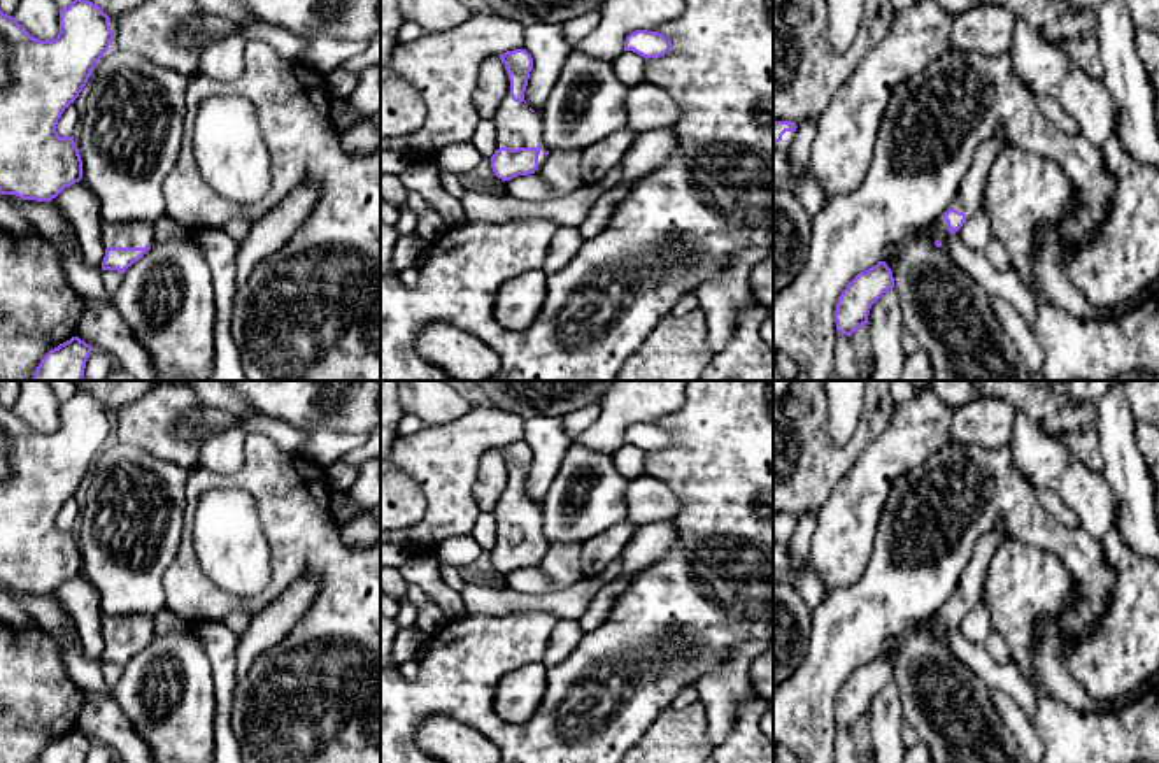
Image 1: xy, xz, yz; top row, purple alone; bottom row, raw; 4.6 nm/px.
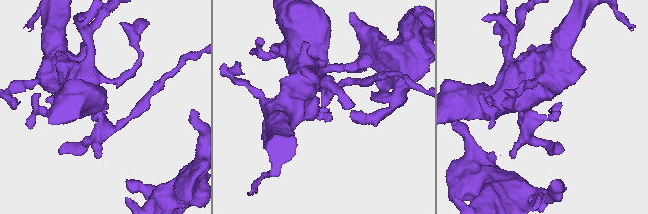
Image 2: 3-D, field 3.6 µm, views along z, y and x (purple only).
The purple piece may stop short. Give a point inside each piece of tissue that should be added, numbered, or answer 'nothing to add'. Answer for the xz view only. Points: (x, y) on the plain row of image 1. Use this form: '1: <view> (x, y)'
1: xz (516, 518)

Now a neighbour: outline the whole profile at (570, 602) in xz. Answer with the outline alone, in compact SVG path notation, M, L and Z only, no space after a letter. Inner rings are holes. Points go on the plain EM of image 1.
M622 558L614 560L603 574L587 577L584 575L577 582L556 589L552 593L521 593L507 586L486 588L477 584L465 584L459 593L468 614L482 616L508 616L519 612L551 612L559 621L579 621L598 591L610 581L622 574Z

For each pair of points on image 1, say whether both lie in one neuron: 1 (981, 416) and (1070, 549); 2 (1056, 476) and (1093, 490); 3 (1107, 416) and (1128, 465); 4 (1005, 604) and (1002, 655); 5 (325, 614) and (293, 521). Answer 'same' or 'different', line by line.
1: different
2: same
3: same
4: different
5: same

